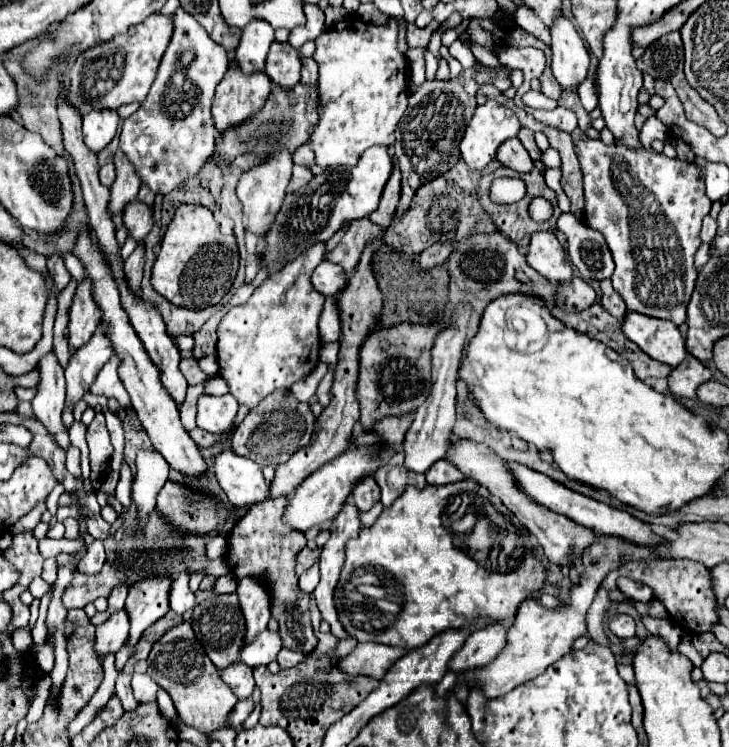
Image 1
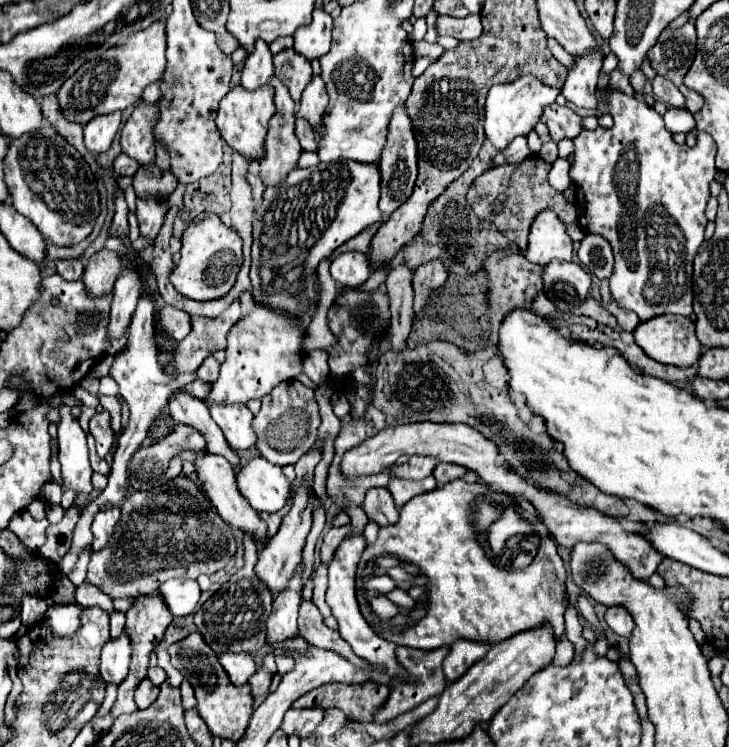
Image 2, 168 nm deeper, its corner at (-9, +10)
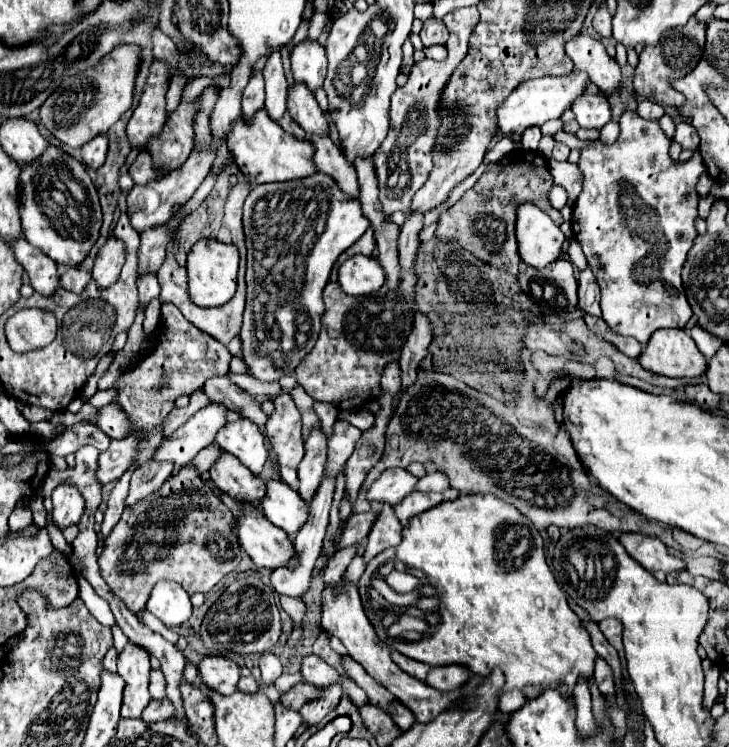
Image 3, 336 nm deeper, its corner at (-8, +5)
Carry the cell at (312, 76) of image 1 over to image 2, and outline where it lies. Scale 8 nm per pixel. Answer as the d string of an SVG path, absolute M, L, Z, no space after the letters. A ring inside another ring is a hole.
M312 77L310 85L304 89L302 101L298 103L298 115L304 117L314 127L316 143L320 143L324 137L326 105L328 105L328 93L324 87L324 81L320 77Z

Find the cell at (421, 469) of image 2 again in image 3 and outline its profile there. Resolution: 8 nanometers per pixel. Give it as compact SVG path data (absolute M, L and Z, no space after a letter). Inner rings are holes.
M387 468L379 480L375 480L375 484L367 490L367 498L373 502L387 502L391 506L395 506L399 500L405 498L405 494L413 492L417 486L419 478L413 476L407 470L401 468Z

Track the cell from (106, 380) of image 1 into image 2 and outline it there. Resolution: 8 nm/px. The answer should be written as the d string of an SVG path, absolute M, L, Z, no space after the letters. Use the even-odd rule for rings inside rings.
M142 295L140 301L138 301L138 307L134 311L134 317L132 317L132 323L130 323L130 337L128 337L128 349L118 353L114 357L114 365L110 369L110 375L114 377L114 381L120 385L120 393L130 409L130 421L128 425L124 427L122 435L120 435L120 441L118 441L118 451L114 455L114 465L112 465L112 471L110 471L110 479L108 479L108 487L102 491L102 495L92 501L88 505L88 509L84 511L84 515L80 517L76 529L74 529L74 541L72 541L72 549L68 551L68 555L60 561L60 571L64 575L68 575L72 571L72 567L76 565L78 561L78 555L80 551L92 543L92 533L90 533L90 521L94 519L94 515L98 513L98 509L104 505L104 503L110 503L110 505L116 505L118 501L122 503L128 493L130 493L130 487L128 487L128 471L126 471L126 463L132 459L132 455L138 451L138 447L142 445L142 441L146 439L148 435L148 427L150 423L156 419L156 415L160 413L160 409L168 403L168 397L174 389L178 387L184 387L186 383L194 381L196 375L178 375L178 377L170 377L166 375L160 367L158 367L158 351L154 347L154 327L152 327L152 321L154 321L154 303L150 299L150 295Z

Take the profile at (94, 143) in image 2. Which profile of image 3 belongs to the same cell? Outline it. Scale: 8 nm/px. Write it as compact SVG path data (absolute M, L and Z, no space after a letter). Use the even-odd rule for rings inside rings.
M99 134L97 138L93 138L93 140L89 140L83 148L81 148L81 152L83 152L83 162L87 164L87 166L91 166L91 168L99 168L99 166L103 166L105 164L105 150L107 150L107 138L105 138L105 134Z

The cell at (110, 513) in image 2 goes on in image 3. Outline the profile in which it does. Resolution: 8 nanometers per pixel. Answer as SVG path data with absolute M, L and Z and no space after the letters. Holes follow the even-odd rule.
M161 304L161 320L159 320L159 326L161 326L163 342L159 342L153 348L153 352L147 354L147 358L143 358L137 366L133 366L129 374L119 376L117 382L115 382L115 386L119 388L117 400L119 400L121 408L127 412L129 420L133 422L133 426L135 426L133 432L149 432L149 442L147 444L141 444L141 448L143 448L141 456L117 480L117 484L115 484L111 496L109 496L105 520L101 524L101 534L105 538L113 530L115 522L121 518L121 512L125 510L125 498L127 498L127 490L129 490L131 472L137 466L143 466L147 460L151 460L153 458L153 454L151 454L153 448L161 442L159 424L163 422L163 418L173 408L175 398L181 396L181 394L193 394L213 374L227 374L229 362L233 358L225 344L221 344L215 338L209 338L209 334L197 330L197 326L193 326L191 322L187 322L185 316L173 304Z

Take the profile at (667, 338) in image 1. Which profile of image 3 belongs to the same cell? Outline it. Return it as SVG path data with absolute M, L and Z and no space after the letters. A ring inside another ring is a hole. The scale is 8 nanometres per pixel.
M677 328L653 332L653 338L649 338L637 360L645 370L673 378L695 378L707 370L707 360L695 340Z

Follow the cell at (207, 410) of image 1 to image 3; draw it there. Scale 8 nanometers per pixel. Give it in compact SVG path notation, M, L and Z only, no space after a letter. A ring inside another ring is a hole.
M241 418L237 422L227 422L219 432L215 442L229 454L237 456L243 466L247 466L253 474L259 474L265 460L265 438L261 430L253 422L247 422L247 418Z

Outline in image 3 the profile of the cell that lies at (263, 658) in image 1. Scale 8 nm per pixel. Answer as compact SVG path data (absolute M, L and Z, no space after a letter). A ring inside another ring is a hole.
M323 478L321 486L317 488L317 494L311 502L311 512L309 512L309 522L305 522L305 526L297 532L293 546L297 550L297 554L293 554L293 562L289 562L289 566L281 566L281 570L275 570L271 574L271 588L279 594L279 596L289 596L295 600L301 600L309 586L311 586L311 574L313 574L313 566L321 554L321 544L323 544L323 536L325 536L325 528L329 522L329 508L331 508L331 500L333 500L333 490L335 490L335 482L329 478Z

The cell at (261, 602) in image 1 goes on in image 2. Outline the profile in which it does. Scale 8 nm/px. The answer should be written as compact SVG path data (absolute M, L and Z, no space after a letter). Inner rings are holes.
M306 479L302 481L302 485L300 483L296 485L290 513L284 515L278 533L260 551L260 557L256 563L256 573L258 573L258 577L262 577L262 581L266 581L266 585L270 585L270 591L274 595L278 595L278 589L282 589L282 585L286 585L286 581L290 581L290 577L294 575L294 569L298 567L298 563L302 559L302 549L306 543L306 535L310 533L310 527L312 527L312 511L314 511L314 499L310 497L310 487L312 485Z

